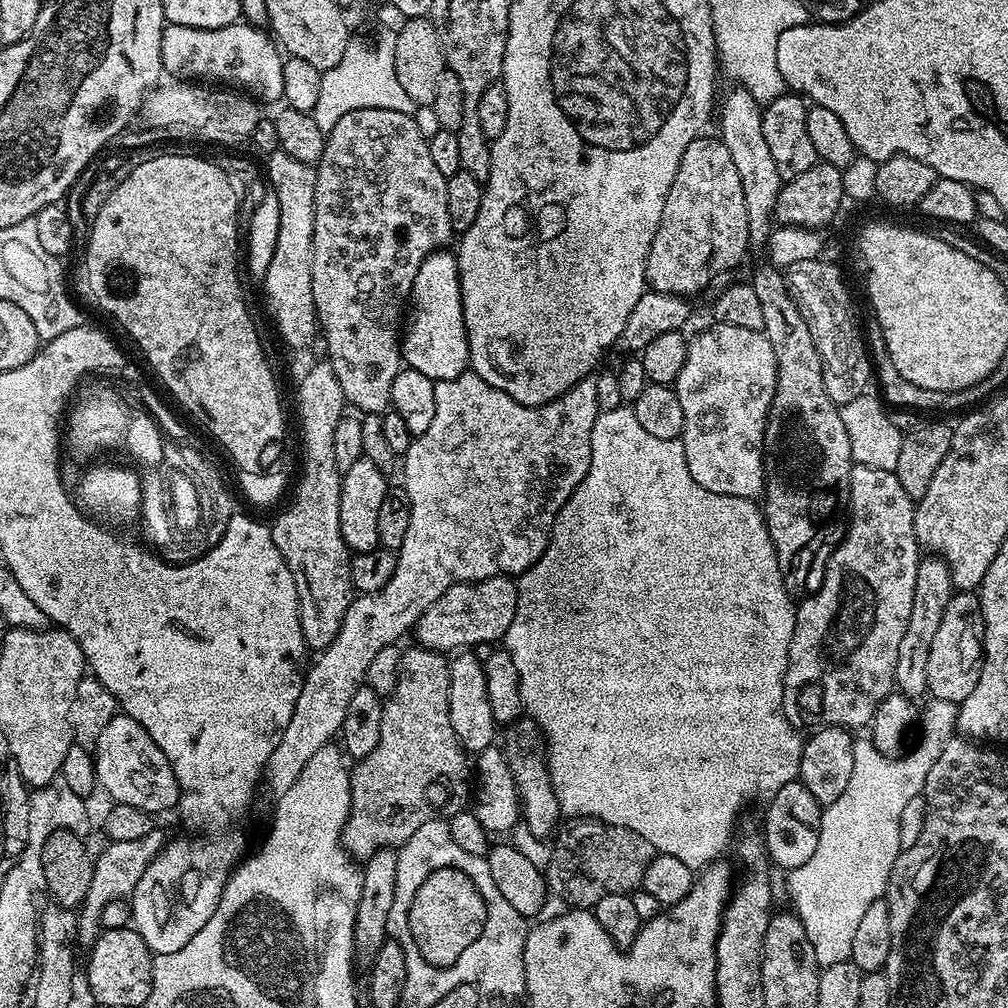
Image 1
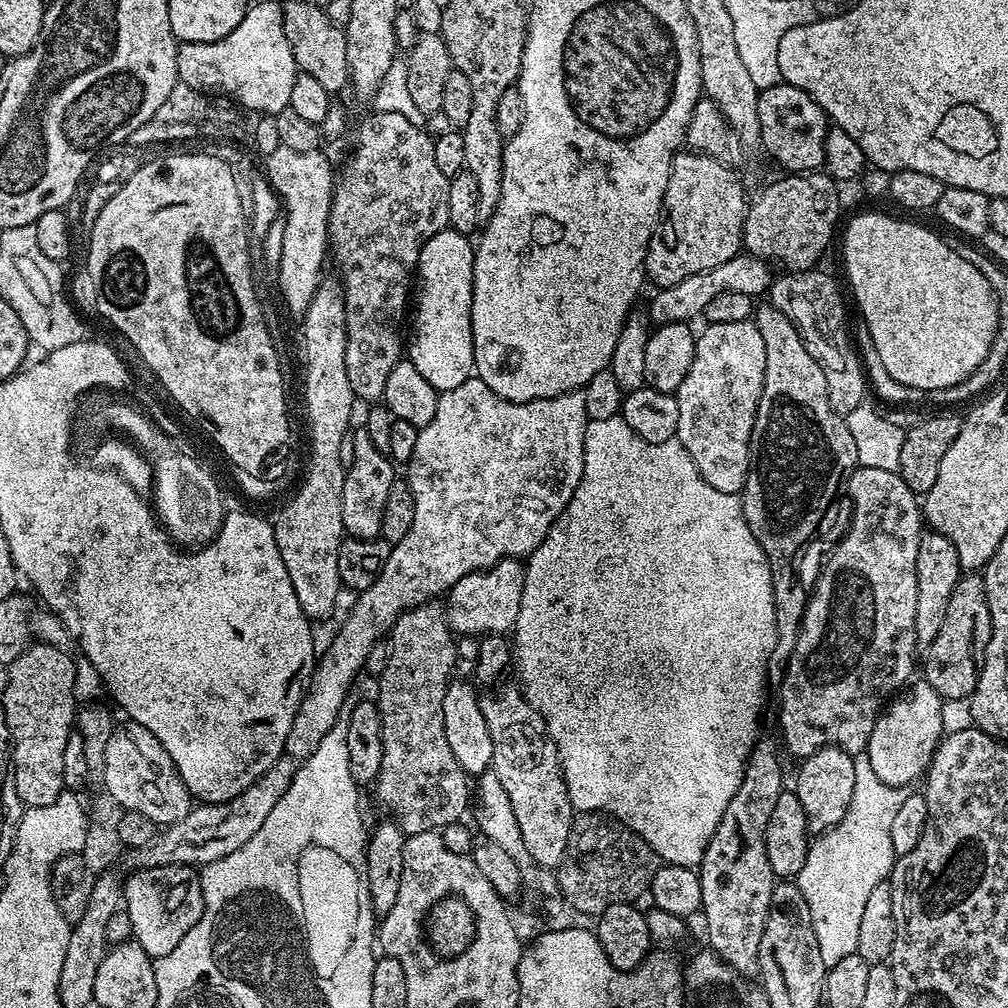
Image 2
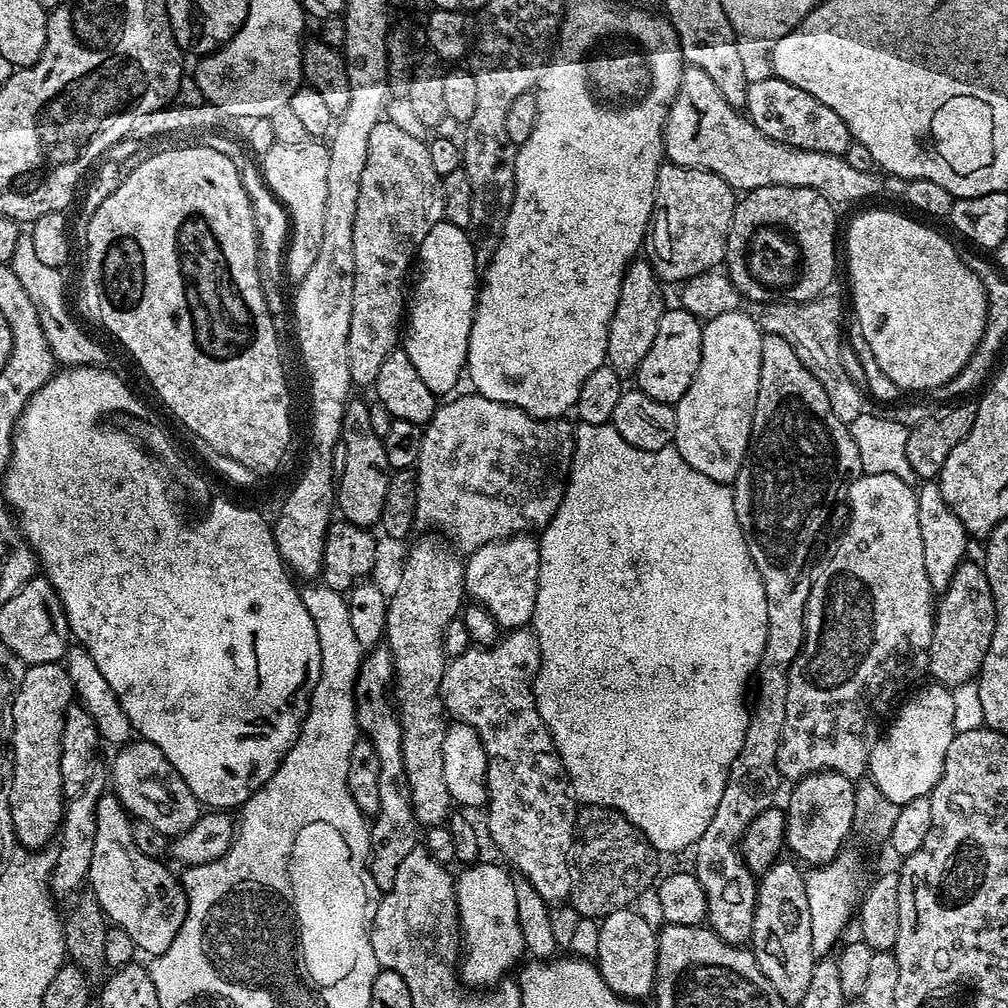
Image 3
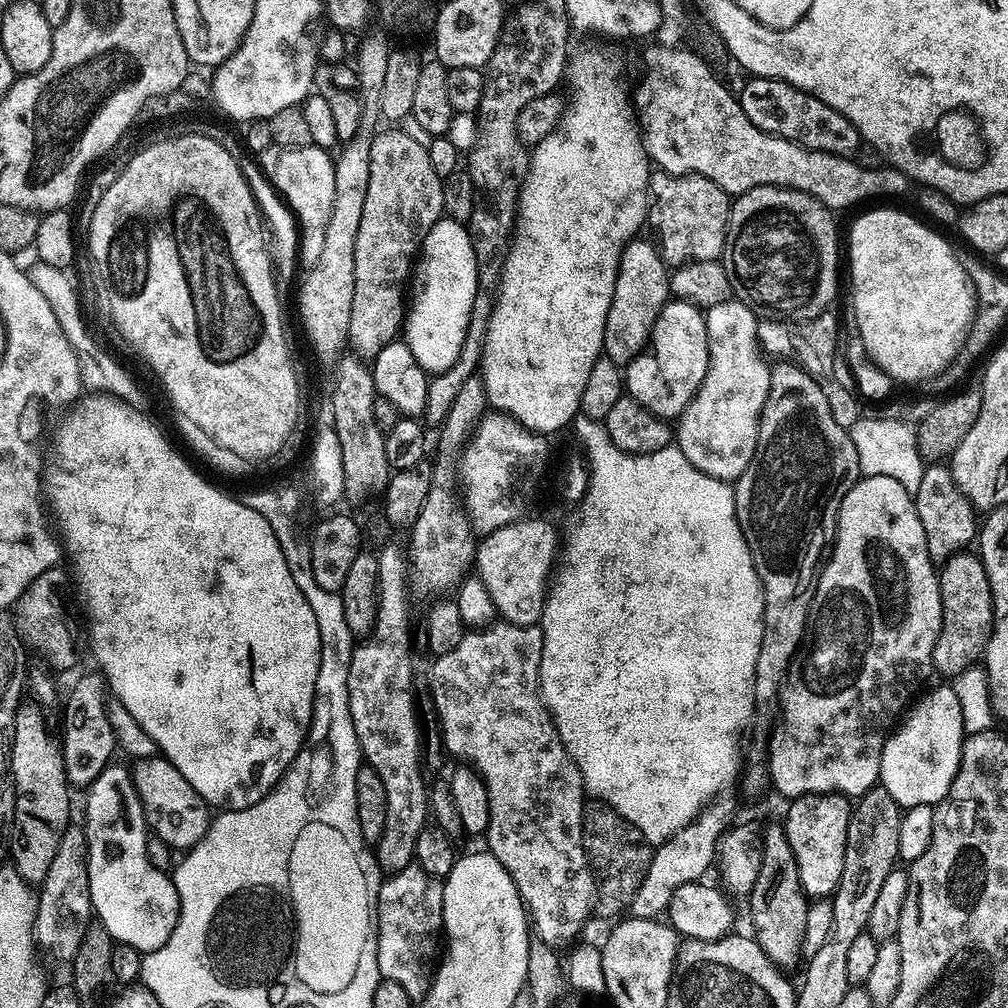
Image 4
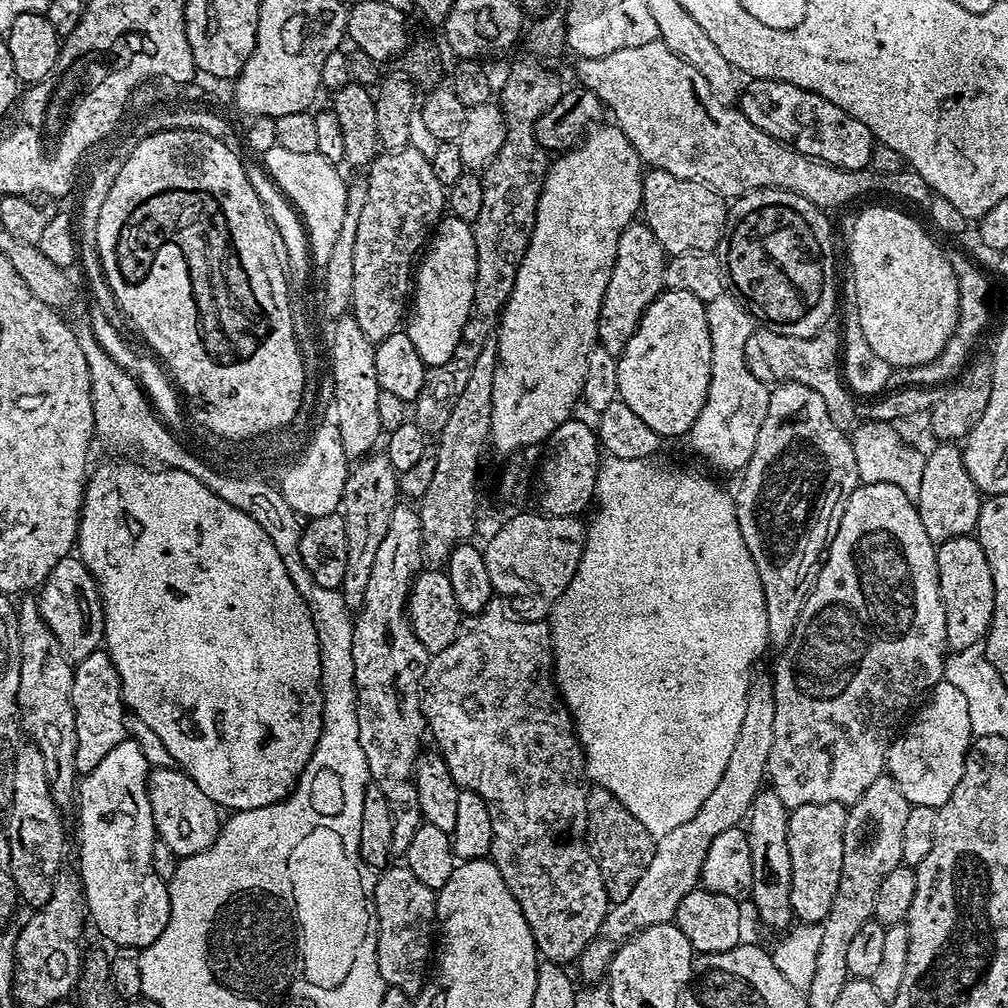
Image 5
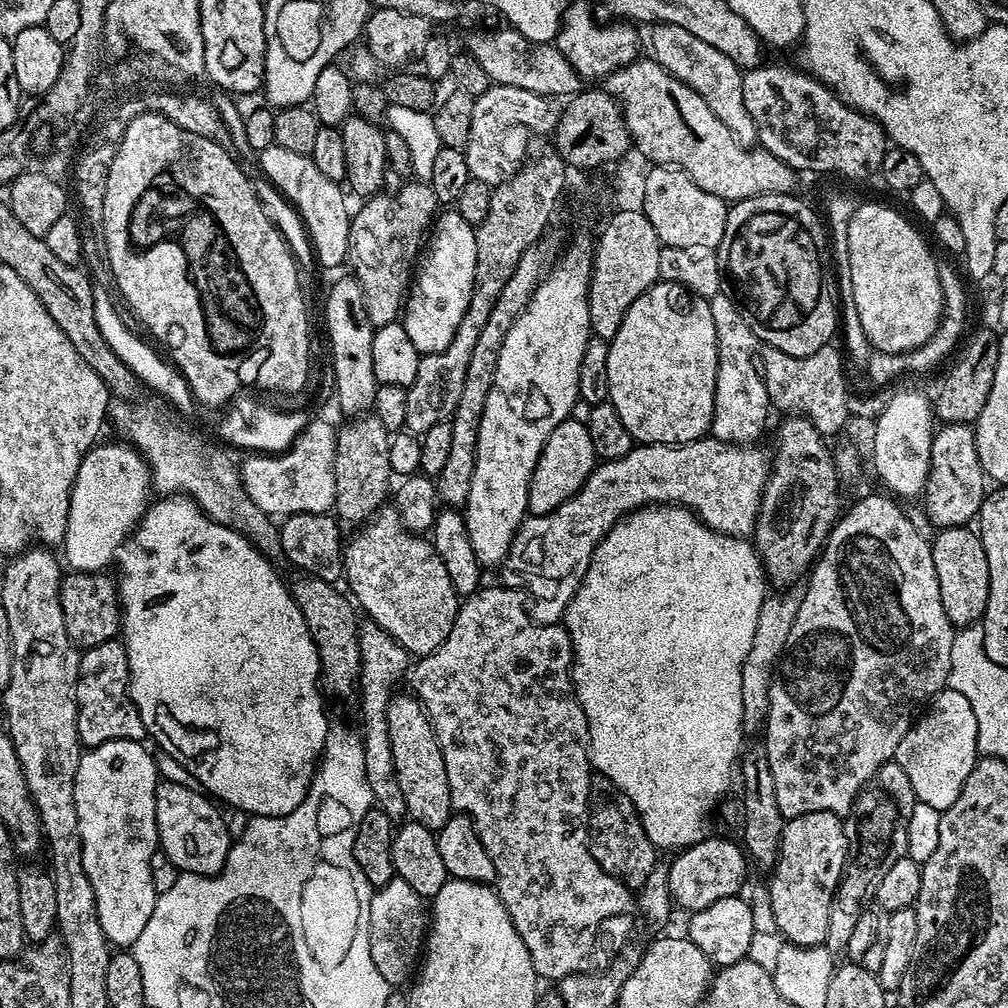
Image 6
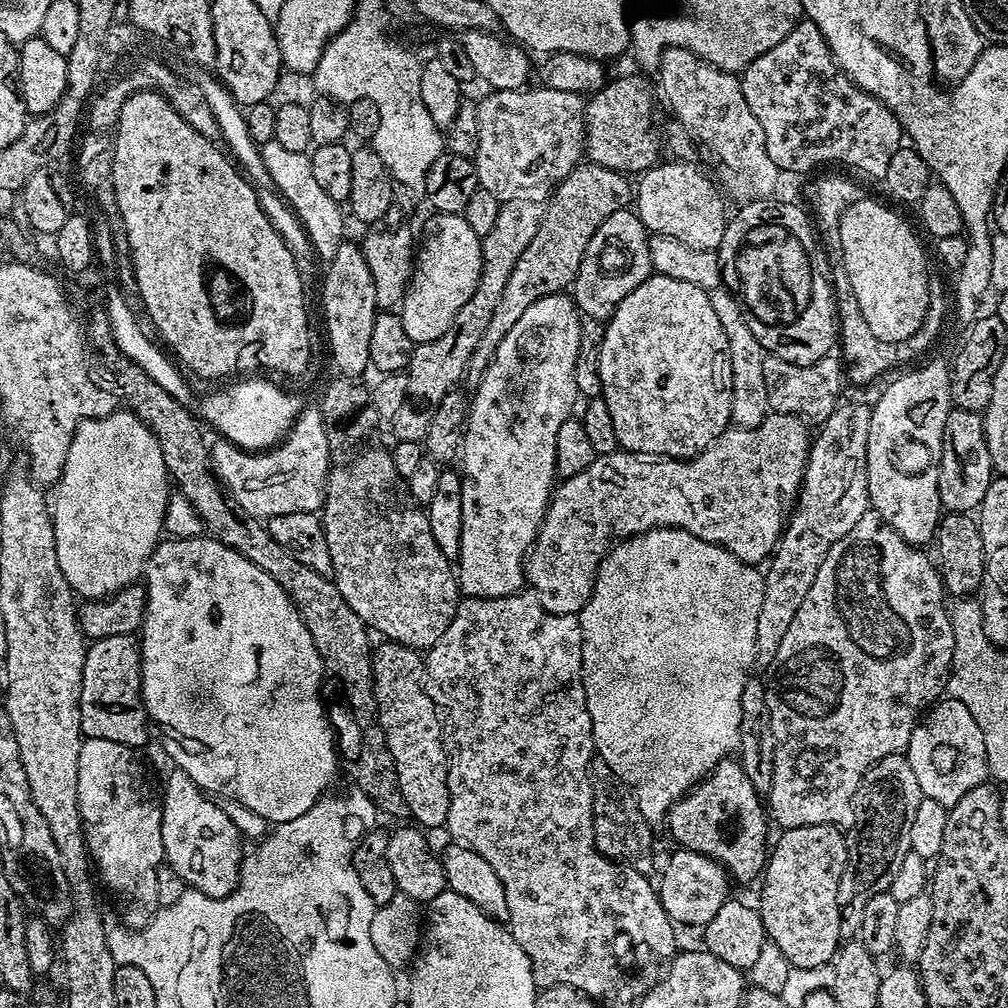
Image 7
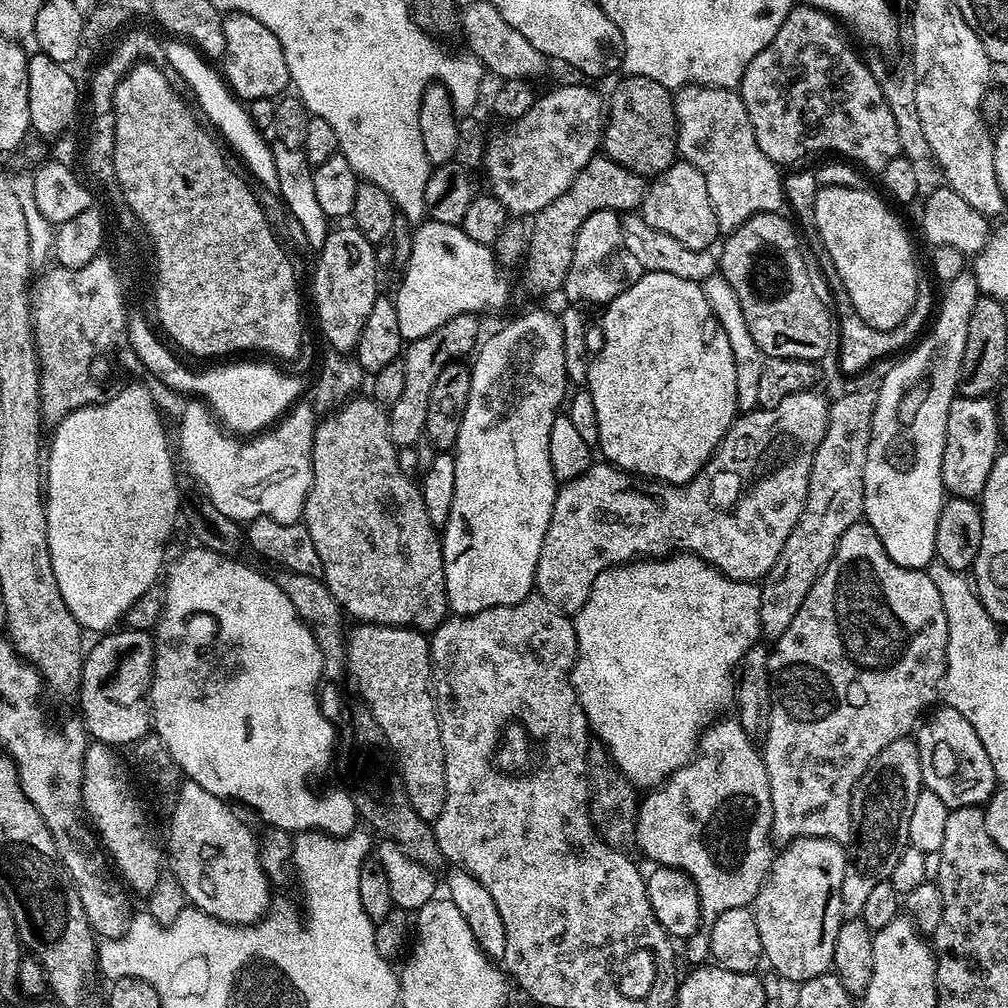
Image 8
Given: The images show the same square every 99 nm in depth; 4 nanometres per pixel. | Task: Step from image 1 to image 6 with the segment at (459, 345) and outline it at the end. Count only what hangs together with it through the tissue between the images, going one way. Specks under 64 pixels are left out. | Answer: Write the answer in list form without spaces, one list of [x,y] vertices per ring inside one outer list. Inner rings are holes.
[[[444,210],[435,217],[426,240],[426,251],[418,264],[414,283],[402,309],[402,323],[410,342],[421,354],[441,352],[450,346],[462,314],[466,314],[474,286],[476,229],[455,210]]]

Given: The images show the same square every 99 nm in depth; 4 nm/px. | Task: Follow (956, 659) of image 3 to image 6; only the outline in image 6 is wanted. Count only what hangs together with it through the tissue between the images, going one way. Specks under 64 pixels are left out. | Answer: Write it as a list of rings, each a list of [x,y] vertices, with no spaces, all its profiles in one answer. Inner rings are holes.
[[[971,527],[939,529],[931,537],[934,570],[938,574],[938,590],[942,598],[942,610],[957,629],[983,621],[986,602],[990,594],[990,566],[986,562],[986,550],[979,535]]]

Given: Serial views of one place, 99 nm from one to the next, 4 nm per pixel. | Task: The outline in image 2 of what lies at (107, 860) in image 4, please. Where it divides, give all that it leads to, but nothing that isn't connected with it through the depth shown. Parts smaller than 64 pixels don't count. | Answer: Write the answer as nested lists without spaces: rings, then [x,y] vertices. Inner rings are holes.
[[[171,864],[165,868],[146,868],[139,873],[140,880],[123,885],[122,904],[130,914],[132,935],[146,954],[159,958],[170,954],[182,938],[198,922],[204,909],[204,895],[195,867],[187,864]]]

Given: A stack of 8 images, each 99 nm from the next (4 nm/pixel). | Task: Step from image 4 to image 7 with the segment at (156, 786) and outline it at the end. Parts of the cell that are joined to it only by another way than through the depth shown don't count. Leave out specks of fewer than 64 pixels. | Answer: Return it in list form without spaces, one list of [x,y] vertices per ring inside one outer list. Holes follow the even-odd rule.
[[[172,770],[164,784],[161,830],[164,860],[184,879],[189,889],[214,898],[235,892],[242,859],[240,831],[222,810],[218,810],[215,799],[205,795],[185,772]]]

